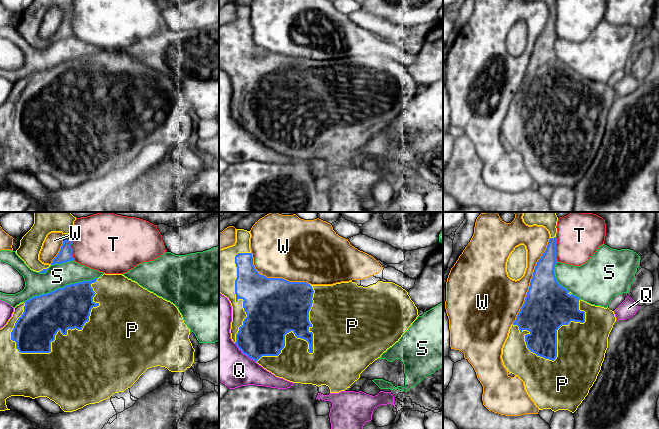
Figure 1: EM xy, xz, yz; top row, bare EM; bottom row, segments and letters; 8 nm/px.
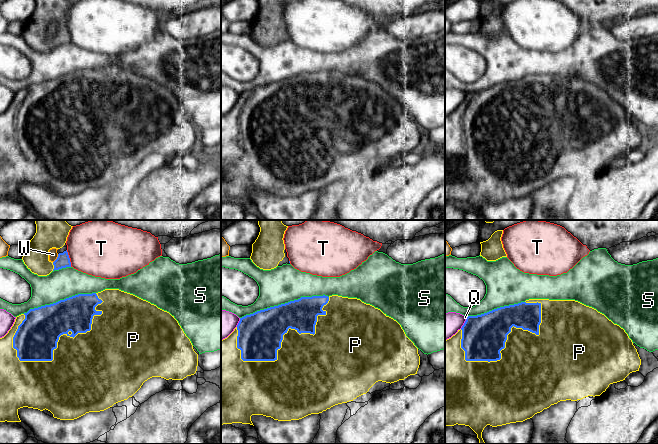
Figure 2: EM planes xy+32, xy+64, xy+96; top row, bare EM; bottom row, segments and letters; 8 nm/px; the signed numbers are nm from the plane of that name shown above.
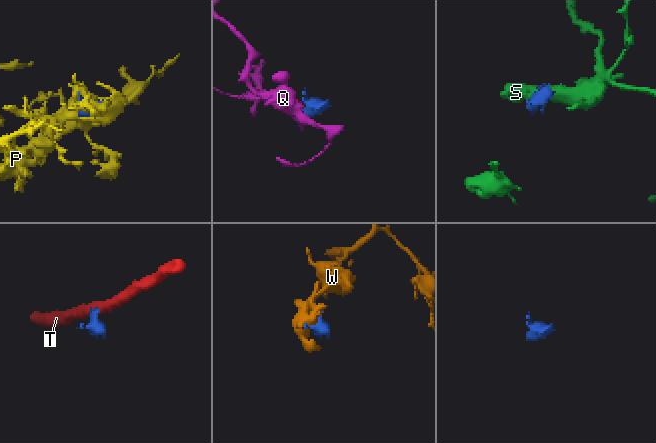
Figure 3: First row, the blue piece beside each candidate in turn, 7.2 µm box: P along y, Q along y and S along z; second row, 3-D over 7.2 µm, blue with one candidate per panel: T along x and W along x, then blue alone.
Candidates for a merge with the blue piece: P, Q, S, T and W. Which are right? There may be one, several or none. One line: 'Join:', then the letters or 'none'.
Join: P

